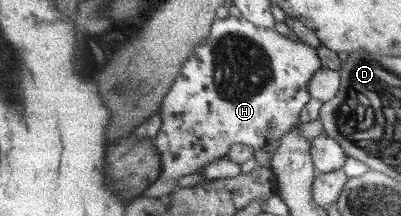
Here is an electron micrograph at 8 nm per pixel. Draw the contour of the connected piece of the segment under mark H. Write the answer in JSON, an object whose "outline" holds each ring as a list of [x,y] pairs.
{"outline":[[[243,16],[215,20],[210,35],[198,44],[195,52],[186,60],[172,89],[166,94],[160,113],[163,126],[154,139],[155,147],[161,153],[163,168],[159,178],[143,195],[168,198],[180,188],[182,177],[198,174],[203,167],[224,159],[231,147],[240,143],[253,149],[259,167],[270,168],[273,154],[277,151],[270,143],[280,141],[293,125],[300,123],[300,111],[312,99],[310,78],[322,68],[316,50],[299,38],[288,38],[274,29],[258,27]]]}

